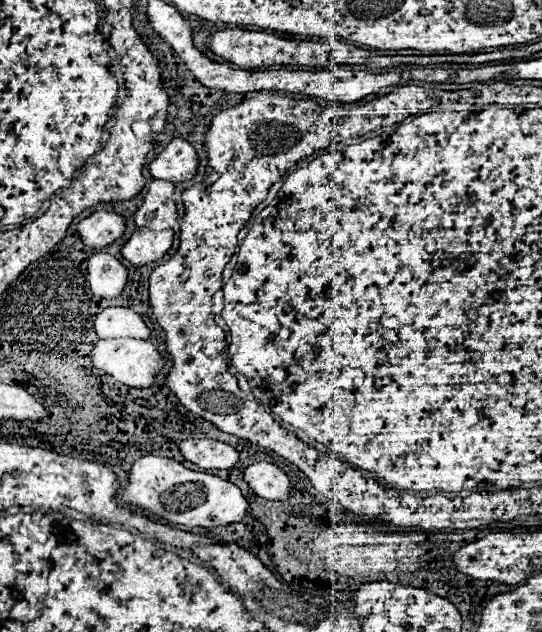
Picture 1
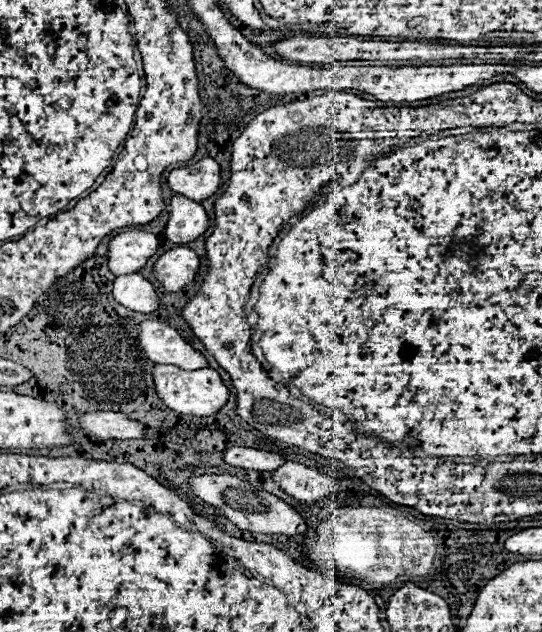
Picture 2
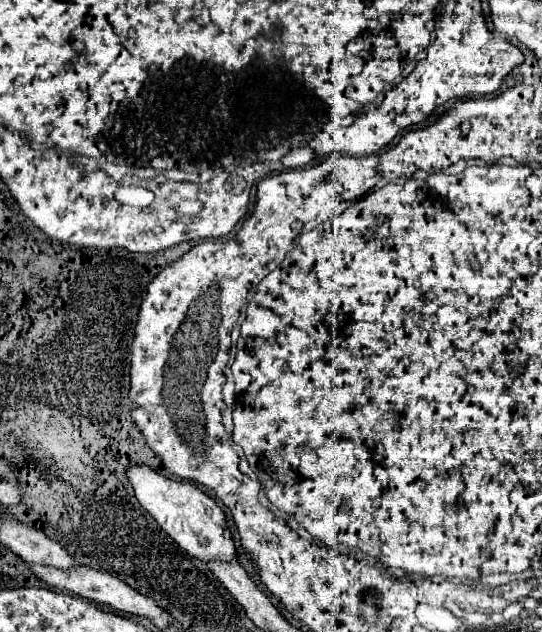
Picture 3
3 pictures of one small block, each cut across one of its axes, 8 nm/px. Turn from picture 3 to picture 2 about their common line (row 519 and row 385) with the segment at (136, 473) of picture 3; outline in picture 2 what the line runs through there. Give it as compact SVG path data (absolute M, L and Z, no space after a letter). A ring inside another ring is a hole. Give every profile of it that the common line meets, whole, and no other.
M154 364L152 378L154 378L156 396L170 410L184 414L184 416L212 416L228 402L228 396L230 396L220 374L212 368L200 368L200 370L188 372L188 370L176 368L172 364Z

